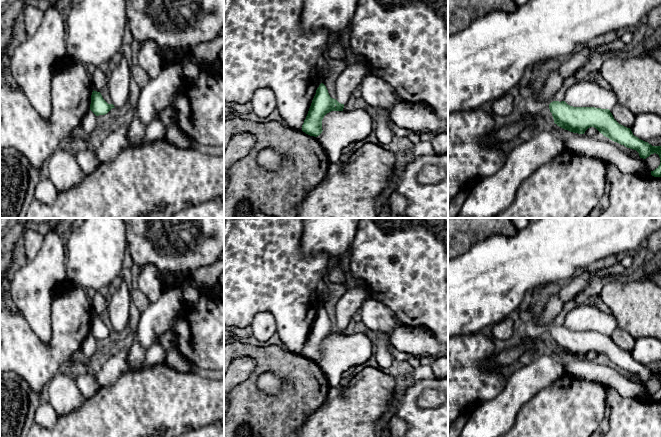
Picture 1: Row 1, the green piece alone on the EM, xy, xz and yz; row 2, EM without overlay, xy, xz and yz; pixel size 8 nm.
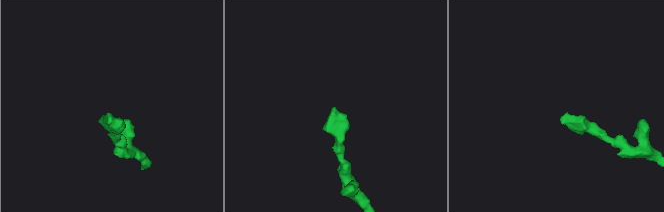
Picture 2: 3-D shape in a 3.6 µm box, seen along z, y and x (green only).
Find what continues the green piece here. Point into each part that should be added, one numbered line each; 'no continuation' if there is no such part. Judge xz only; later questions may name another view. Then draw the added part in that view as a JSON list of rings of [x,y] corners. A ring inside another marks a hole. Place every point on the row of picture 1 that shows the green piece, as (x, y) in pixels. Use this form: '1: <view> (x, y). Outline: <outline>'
1: xz (349, 77). Outline: [[[358,60],[349,66],[342,66],[337,73],[335,99],[345,105],[352,96],[352,91],[369,75],[369,68],[365,61]]]

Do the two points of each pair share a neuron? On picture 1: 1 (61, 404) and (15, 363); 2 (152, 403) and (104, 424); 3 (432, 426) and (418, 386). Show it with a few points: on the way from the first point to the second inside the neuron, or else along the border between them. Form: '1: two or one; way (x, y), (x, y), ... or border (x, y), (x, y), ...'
1: two; border (63, 369), (47, 385)
2: one; way (140, 414), (130, 424), (116, 424)
3: one; way (422, 416), (413, 407), (413, 396)

